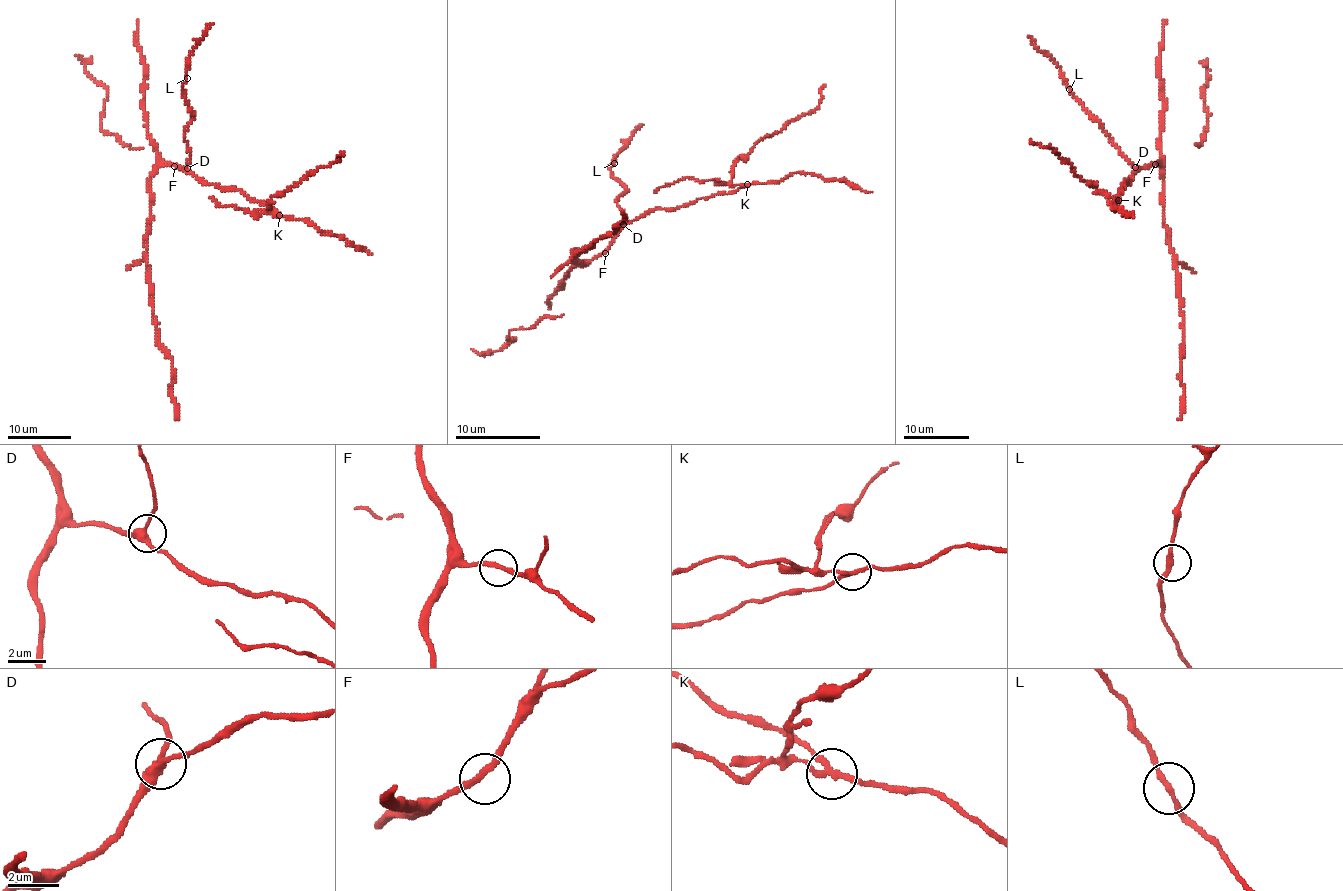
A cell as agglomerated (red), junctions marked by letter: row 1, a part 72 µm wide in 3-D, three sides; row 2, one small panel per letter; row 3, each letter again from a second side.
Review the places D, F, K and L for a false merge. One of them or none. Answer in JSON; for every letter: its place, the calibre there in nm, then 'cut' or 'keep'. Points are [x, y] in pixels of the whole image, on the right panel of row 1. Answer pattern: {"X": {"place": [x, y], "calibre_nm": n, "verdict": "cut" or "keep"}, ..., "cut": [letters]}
{"D": {"place": [1135, 167], "calibre_nm": 320, "verdict": "keep"}, "F": {"place": [1155, 164], "calibre_nm": 240, "verdict": "keep"}, "K": {"place": [1118, 200], "calibre_nm": 200, "verdict": "cut"}, "L": {"place": [1069, 89], "calibre_nm": 240, "verdict": "keep"}, "cut": ["K"]}

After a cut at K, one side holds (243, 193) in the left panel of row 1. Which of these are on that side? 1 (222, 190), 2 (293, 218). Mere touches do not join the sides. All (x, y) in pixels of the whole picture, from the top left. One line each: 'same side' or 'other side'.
1: same side
2: same side

